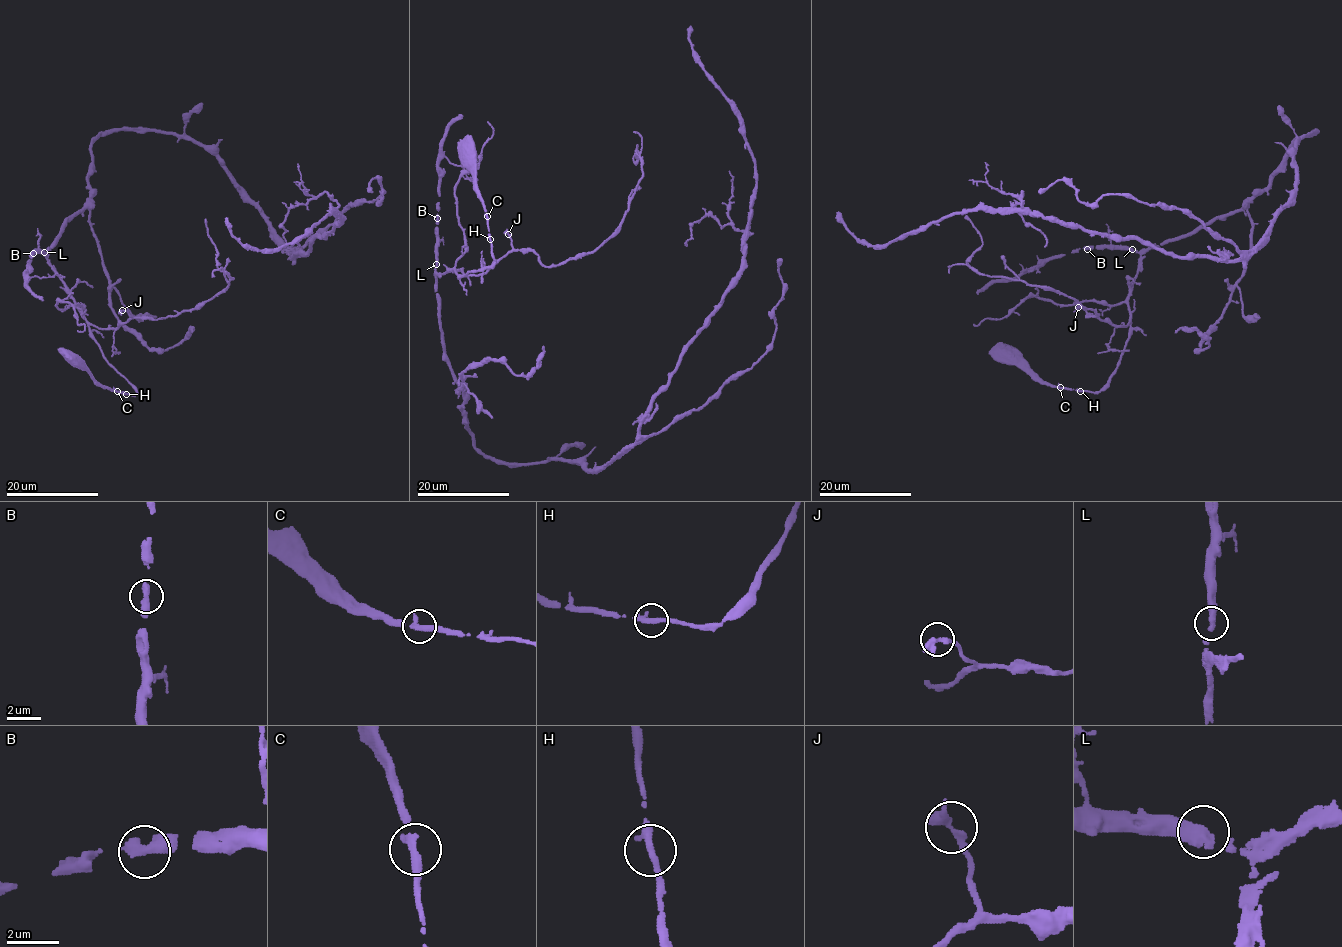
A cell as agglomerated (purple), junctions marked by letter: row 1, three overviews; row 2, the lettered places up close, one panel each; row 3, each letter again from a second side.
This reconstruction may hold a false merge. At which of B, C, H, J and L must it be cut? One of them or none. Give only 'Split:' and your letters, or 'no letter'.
Split: no letter

